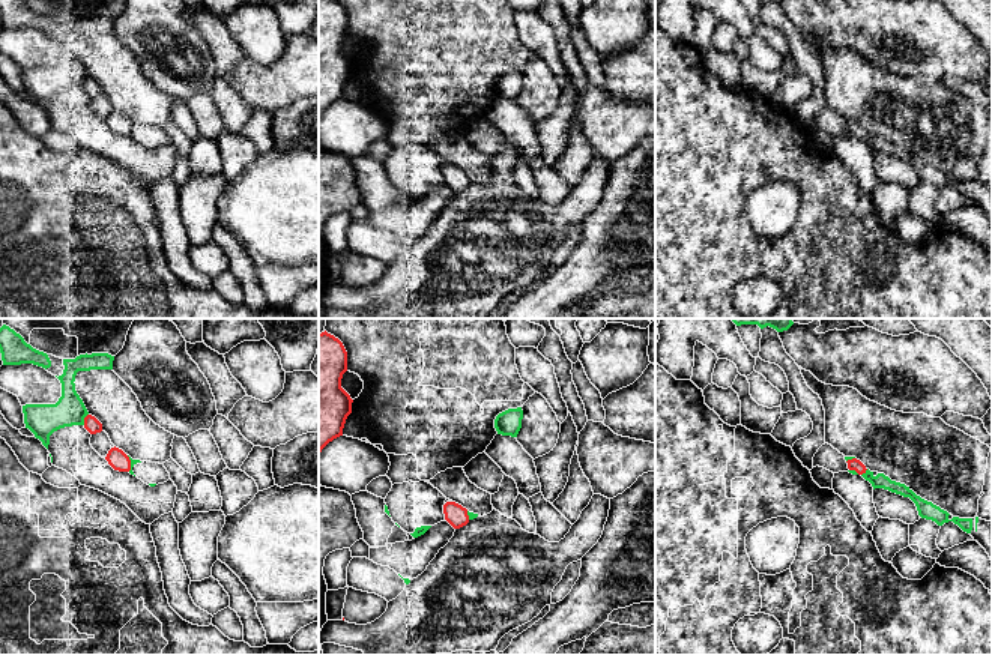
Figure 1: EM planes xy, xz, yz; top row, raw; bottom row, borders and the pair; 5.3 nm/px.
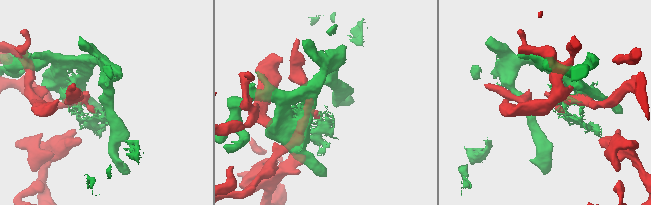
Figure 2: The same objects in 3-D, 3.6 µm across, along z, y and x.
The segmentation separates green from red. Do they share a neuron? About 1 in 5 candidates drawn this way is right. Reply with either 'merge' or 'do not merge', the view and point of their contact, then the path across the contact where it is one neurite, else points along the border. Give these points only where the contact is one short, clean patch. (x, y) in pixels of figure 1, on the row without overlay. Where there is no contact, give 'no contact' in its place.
do not merge; meets green in xy at (83, 83)

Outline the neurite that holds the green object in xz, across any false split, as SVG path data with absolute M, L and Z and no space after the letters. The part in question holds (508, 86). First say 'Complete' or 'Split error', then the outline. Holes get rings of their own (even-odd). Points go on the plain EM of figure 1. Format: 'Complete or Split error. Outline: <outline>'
Complete. Outline: M522 71L508 72L499 77L494 83L498 98L517 101L522 92L523 74Z

